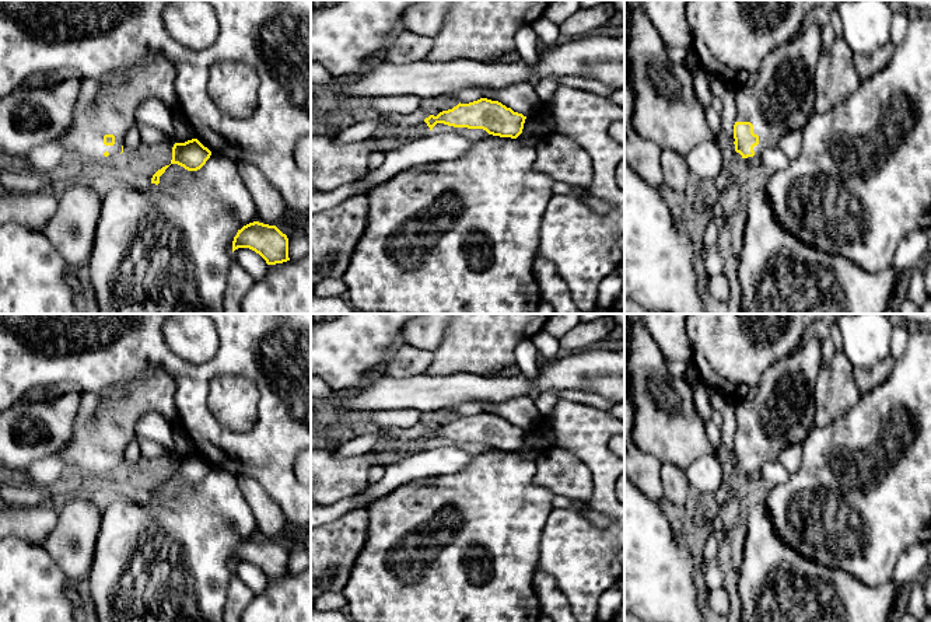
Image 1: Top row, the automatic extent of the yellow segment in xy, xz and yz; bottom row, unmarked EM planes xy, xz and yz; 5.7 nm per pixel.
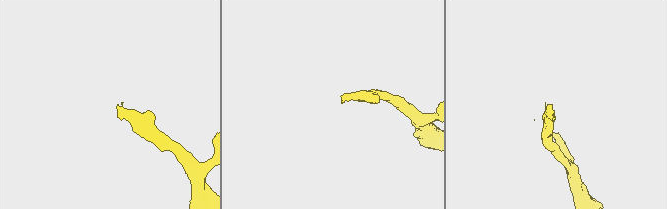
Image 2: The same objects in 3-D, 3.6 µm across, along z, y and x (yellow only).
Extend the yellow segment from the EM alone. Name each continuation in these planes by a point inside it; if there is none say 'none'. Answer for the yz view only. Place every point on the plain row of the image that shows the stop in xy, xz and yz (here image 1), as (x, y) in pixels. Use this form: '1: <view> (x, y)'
1: yz (780, 412)

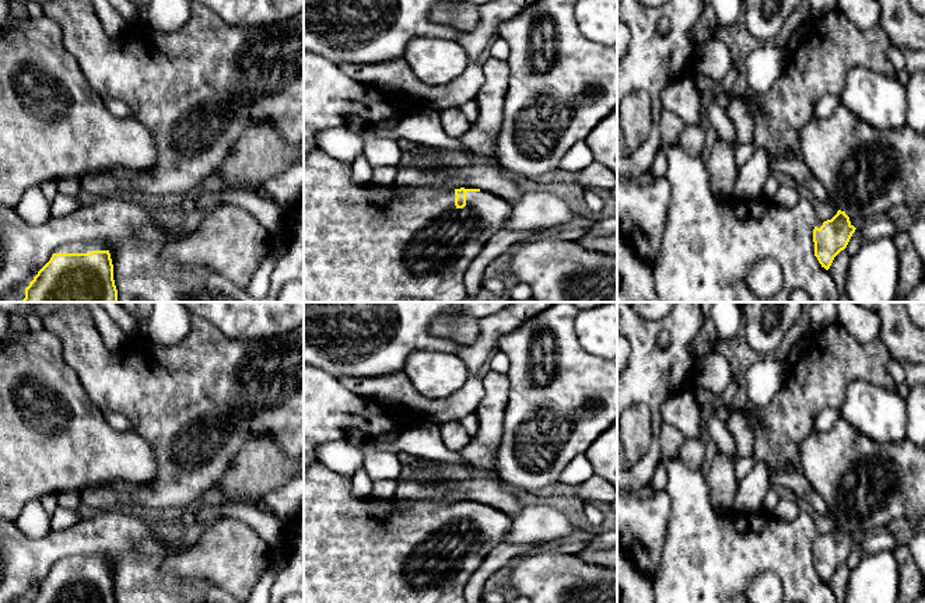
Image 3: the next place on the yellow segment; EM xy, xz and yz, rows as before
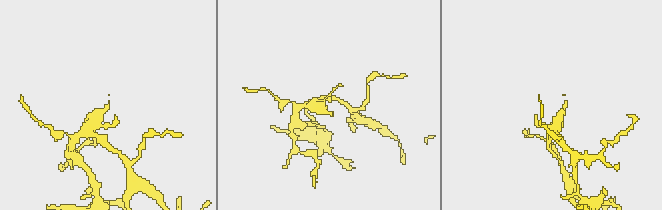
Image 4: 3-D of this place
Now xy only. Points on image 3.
1: xy (74, 560)

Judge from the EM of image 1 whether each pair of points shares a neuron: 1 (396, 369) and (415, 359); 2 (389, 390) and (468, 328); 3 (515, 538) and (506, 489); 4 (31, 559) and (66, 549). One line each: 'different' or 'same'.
1: same
2: different
3: same
4: different

